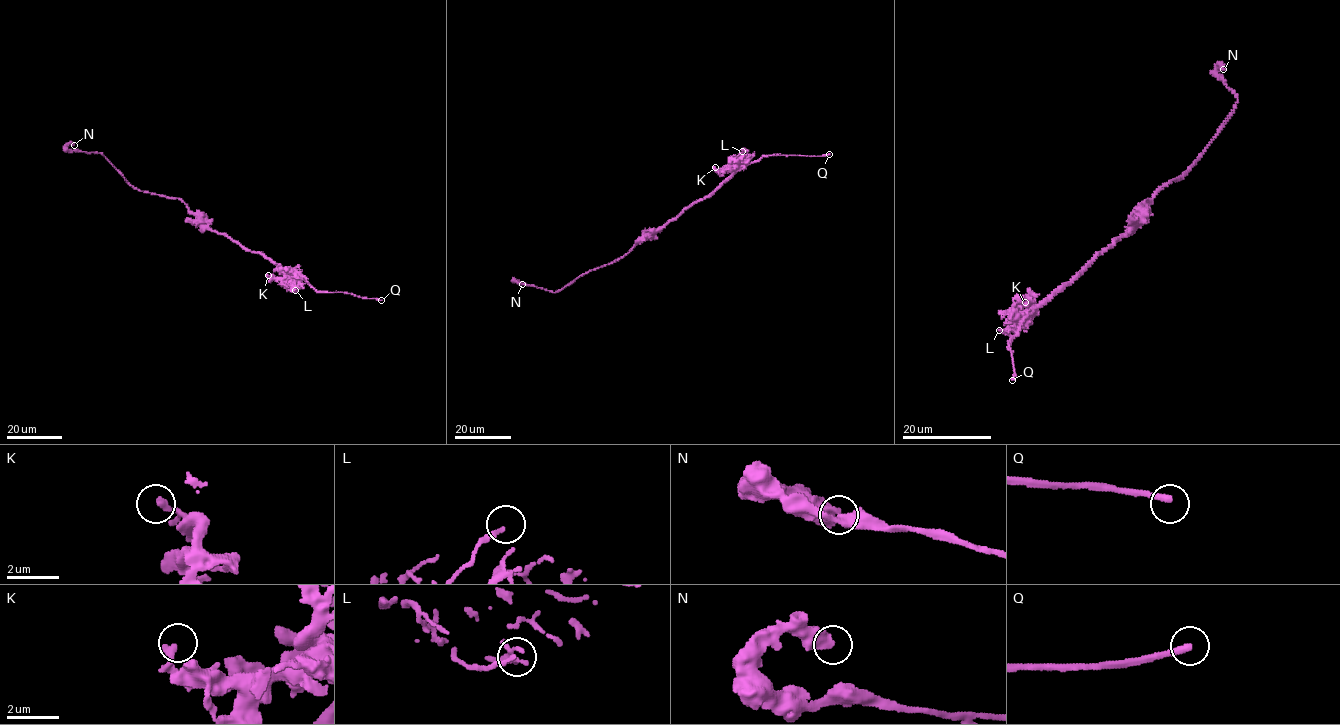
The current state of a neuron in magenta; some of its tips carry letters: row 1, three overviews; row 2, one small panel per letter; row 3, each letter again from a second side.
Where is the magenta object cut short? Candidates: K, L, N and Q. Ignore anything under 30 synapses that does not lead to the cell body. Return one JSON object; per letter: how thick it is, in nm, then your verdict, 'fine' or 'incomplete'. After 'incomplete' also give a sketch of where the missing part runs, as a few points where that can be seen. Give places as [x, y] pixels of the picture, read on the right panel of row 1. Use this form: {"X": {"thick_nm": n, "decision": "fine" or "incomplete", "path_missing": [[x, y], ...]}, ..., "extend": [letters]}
{"K": {"thick_nm": 180, "decision": "fine"}, "L": {"thick_nm": 110, "decision": "fine"}, "N": {"thick_nm": 600, "decision": "fine"}, "Q": {"thick_nm": 260, "decision": "incomplete", "path_missing": [[1012, 380], [996, 403], [997, 406], [1013, 400], [1026, 404], [1026, 406]]}, "extend": ["Q"]}

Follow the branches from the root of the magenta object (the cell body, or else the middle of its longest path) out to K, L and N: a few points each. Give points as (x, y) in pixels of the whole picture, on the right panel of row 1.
K: (1127, 233), (1115, 239), (1085, 270), (1051, 293), (1031, 314), (1032, 307), (1025, 302)
L: (1127, 233), (1115, 239), (1085, 270), (1051, 293), (1023, 325), (1002, 332), (999, 330)
N: (1127, 233), (1143, 206), (1188, 171), (1232, 112), (1237, 96), (1218, 74), (1218, 66), (1223, 69)

